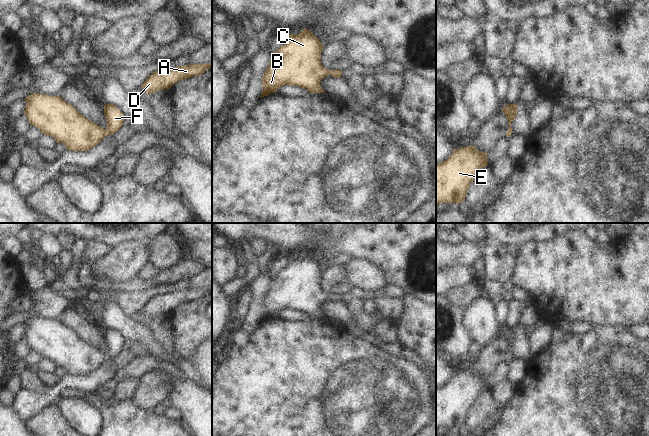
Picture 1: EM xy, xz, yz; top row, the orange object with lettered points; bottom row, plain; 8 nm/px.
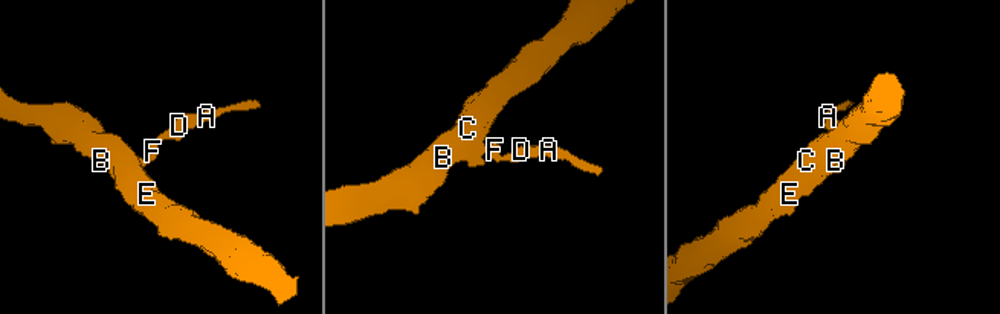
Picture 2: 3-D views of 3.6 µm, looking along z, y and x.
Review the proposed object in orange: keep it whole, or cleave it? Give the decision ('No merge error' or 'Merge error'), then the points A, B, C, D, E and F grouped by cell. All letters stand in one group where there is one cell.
No merge error. Groups: A B C D E F

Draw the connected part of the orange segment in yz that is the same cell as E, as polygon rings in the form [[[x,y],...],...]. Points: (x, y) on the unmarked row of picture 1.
[[[474,369],[455,373],[452,379],[436,389],[436,429],[460,428],[465,424],[469,409],[488,389],[487,380]]]

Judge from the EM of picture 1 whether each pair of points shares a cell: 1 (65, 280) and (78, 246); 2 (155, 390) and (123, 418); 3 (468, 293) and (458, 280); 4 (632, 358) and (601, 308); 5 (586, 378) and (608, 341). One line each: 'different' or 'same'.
1: same
2: different
3: different
4: different
5: same

